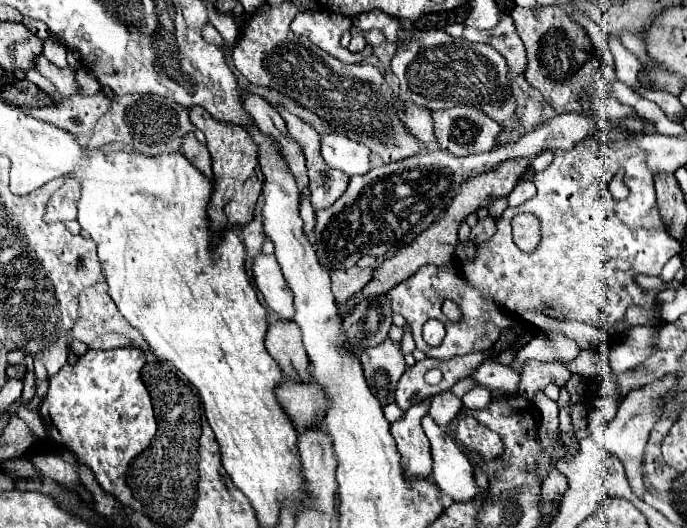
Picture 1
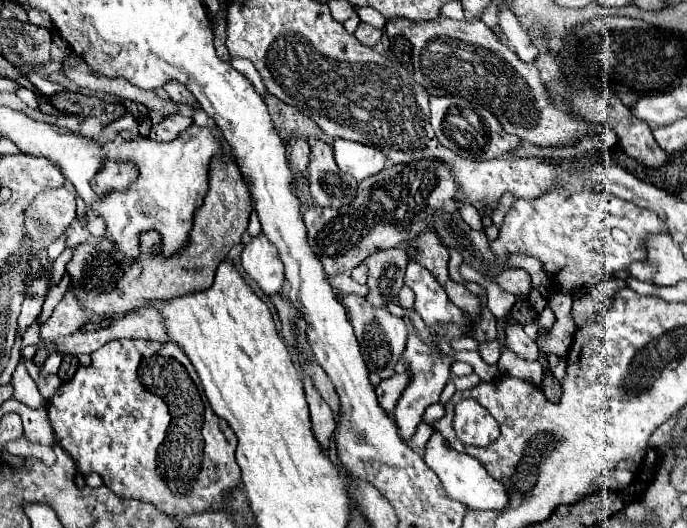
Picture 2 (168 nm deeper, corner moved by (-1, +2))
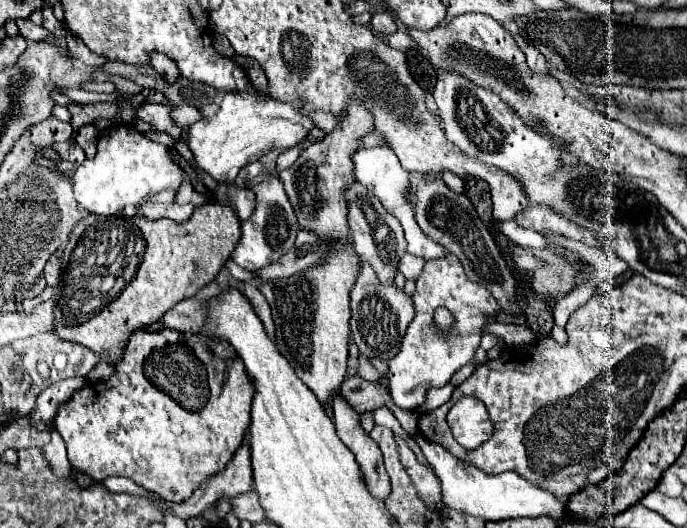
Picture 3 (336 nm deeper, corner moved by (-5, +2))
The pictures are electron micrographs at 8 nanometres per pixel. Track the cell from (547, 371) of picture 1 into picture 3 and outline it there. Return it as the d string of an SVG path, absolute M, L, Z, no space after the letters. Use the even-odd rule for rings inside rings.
M423 175L415 189L415 217L419 227L427 237L431 237L435 243L443 245L449 253L457 255L467 277L473 283L479 283L487 287L493 297L501 301L501 307L505 313L515 313L519 315L521 311L517 309L515 303L515 279L507 267L507 261L499 253L489 229L483 225L479 219L475 207L467 199L467 195L459 195L451 191L439 175Z

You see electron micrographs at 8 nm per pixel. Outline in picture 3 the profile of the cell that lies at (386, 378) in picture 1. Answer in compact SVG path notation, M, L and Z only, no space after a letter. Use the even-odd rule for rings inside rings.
M363 263L361 273L357 277L357 283L351 291L351 335L357 343L359 351L367 355L369 359L381 359L389 361L399 353L401 339L407 331L409 321L415 315L413 299L405 295L405 291L399 291L395 285L381 285L373 267Z

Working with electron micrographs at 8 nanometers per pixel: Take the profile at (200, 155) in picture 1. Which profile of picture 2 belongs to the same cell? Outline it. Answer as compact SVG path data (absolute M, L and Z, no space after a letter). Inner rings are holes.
M167 115L165 119L161 119L155 125L155 133L157 133L157 141L173 141L179 137L179 133L183 133L185 129L189 129L193 125L191 117L183 117L183 115Z

